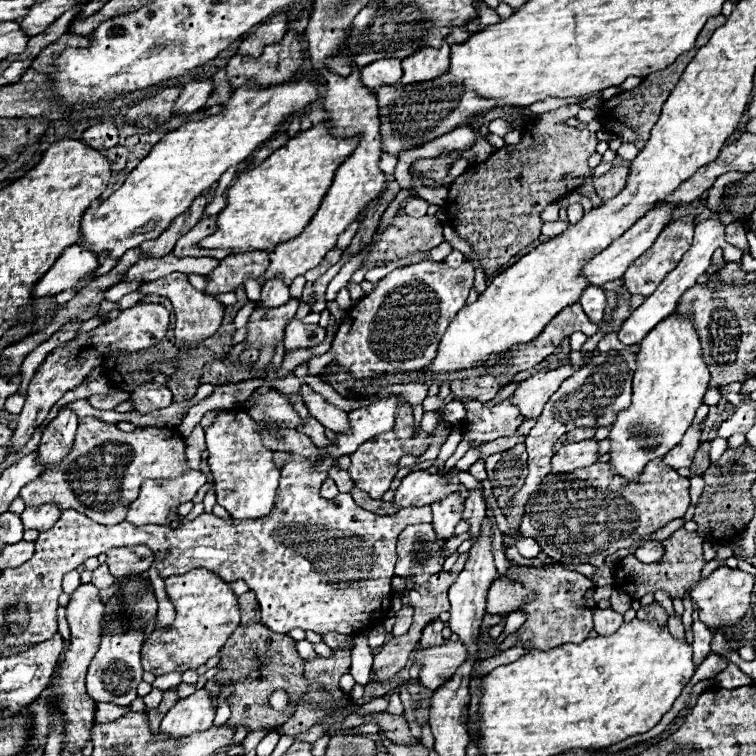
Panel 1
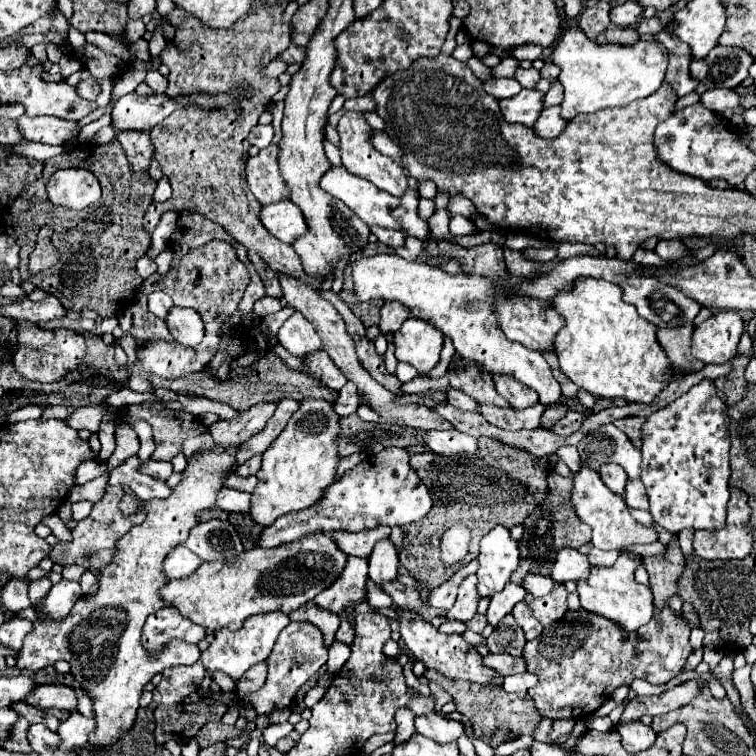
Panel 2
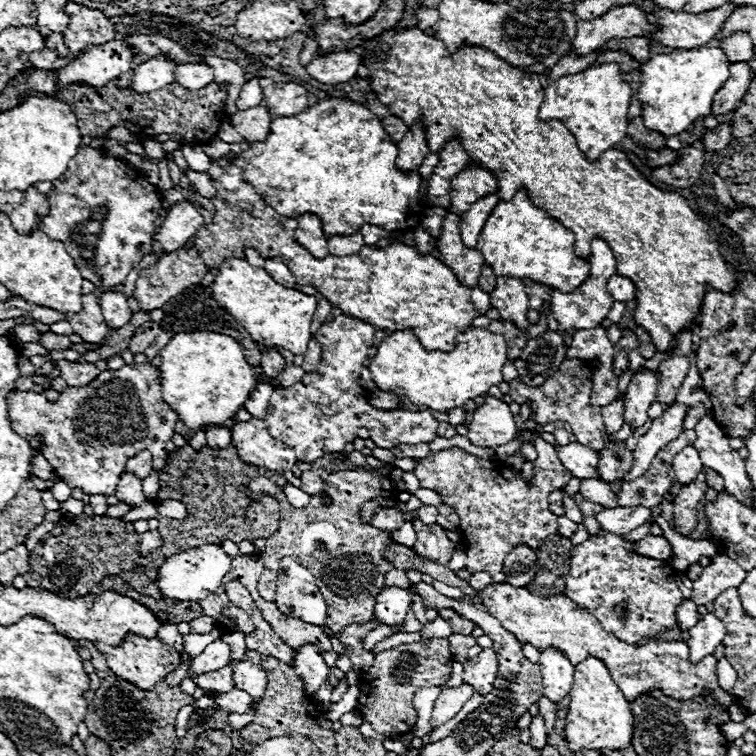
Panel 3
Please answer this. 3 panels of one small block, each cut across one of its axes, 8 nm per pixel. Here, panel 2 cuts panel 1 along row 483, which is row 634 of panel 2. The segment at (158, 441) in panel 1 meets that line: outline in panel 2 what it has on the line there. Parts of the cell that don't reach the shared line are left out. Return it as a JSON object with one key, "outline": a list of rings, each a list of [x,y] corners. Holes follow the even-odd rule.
{"outline":[[[212,446],[210,450],[198,450],[188,458],[188,466],[182,470],[182,480],[168,498],[154,498],[146,502],[148,518],[130,528],[120,540],[114,562],[102,568],[100,588],[92,596],[84,596],[76,602],[66,622],[34,622],[34,634],[26,638],[22,652],[16,658],[18,670],[36,672],[58,660],[66,660],[72,666],[72,676],[88,692],[94,702],[96,730],[90,734],[90,744],[106,746],[116,742],[134,724],[138,700],[142,688],[162,670],[178,664],[194,664],[200,658],[196,644],[172,640],[164,644],[158,654],[148,652],[142,646],[142,626],[146,618],[164,608],[160,588],[168,582],[164,574],[166,556],[182,542],[186,542],[190,530],[200,524],[200,512],[216,508],[218,490],[224,488],[226,478],[236,472],[236,454],[240,446]]]}

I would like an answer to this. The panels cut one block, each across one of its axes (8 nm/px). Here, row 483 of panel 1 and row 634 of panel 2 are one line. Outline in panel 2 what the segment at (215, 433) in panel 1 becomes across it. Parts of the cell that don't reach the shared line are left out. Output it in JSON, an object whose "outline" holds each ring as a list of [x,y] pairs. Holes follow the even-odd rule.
{"outline":[[[258,614],[258,618],[248,618],[238,632],[232,632],[232,630],[226,630],[226,628],[216,630],[214,642],[202,652],[200,660],[202,660],[202,664],[204,664],[204,668],[206,668],[206,672],[210,676],[212,676],[212,672],[220,672],[222,670],[234,682],[238,682],[254,664],[258,664],[260,660],[268,658],[278,634],[288,624],[290,624],[290,620],[288,620],[286,614],[266,614],[266,616]]]}

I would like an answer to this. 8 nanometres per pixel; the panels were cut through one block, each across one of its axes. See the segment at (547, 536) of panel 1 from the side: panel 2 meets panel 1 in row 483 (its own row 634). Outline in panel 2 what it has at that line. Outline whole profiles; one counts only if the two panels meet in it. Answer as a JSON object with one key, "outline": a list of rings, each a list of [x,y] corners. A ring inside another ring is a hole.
{"outline":[[[670,608],[658,610],[652,618],[650,624],[642,626],[642,630],[636,630],[634,634],[626,634],[622,626],[614,626],[614,622],[606,618],[598,618],[598,614],[588,614],[586,610],[578,612],[568,612],[558,626],[550,628],[560,628],[552,630],[552,636],[548,638],[544,632],[544,640],[538,642],[530,640],[524,646],[524,660],[528,664],[528,672],[538,676],[538,684],[528,690],[532,696],[536,708],[548,716],[548,718],[584,718],[590,716],[594,710],[598,710],[618,686],[630,686],[632,680],[642,678],[650,684],[666,684],[670,682],[684,666],[686,658],[692,652],[692,646],[688,642],[690,636],[690,626],[686,620],[676,620],[674,612]]]}

